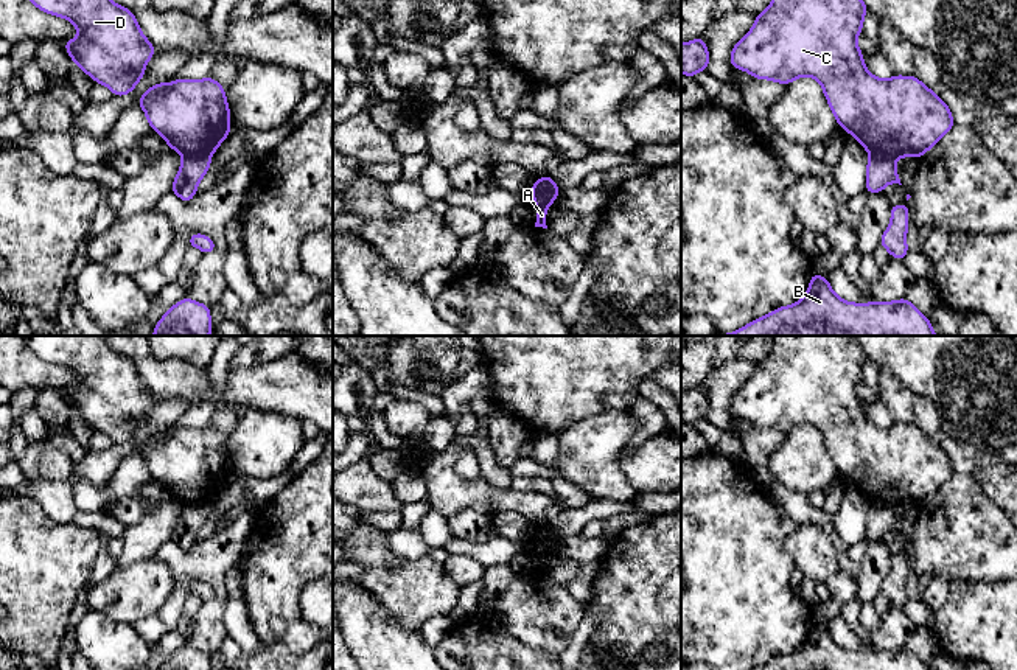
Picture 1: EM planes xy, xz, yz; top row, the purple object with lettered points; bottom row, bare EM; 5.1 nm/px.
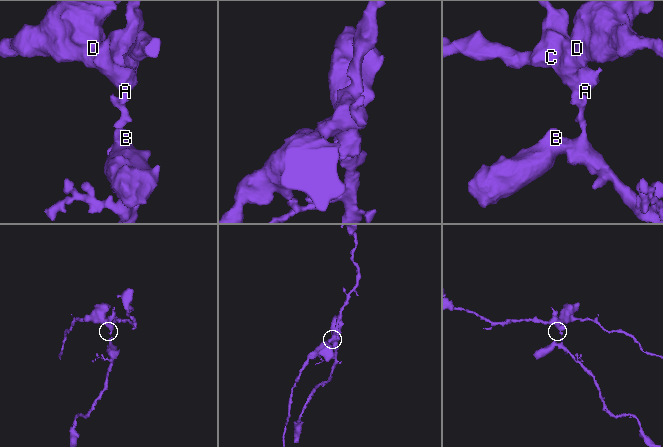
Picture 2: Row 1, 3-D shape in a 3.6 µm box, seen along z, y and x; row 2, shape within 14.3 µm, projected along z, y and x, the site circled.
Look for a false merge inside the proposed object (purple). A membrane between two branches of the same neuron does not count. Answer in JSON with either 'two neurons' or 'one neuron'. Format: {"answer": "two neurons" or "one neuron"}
{"answer": "two neurons"}

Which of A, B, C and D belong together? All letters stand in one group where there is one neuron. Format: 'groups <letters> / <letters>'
groups A C D / B

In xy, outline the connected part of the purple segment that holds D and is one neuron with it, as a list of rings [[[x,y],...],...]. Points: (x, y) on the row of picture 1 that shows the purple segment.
[[[30,0],[34,6],[47,14],[53,14],[70,20],[78,28],[78,37],[64,40],[65,51],[73,64],[78,64],[84,73],[104,84],[115,96],[128,95],[137,82],[145,76],[148,61],[156,54],[154,45],[142,33],[135,16],[124,6],[112,0]]]

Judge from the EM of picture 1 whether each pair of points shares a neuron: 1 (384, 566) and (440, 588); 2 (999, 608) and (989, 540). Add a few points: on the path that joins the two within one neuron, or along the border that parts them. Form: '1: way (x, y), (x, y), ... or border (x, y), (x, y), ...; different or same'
1: way (398, 580), (406, 588), (426, 588); same
2: border (1000, 580), (972, 583); different

